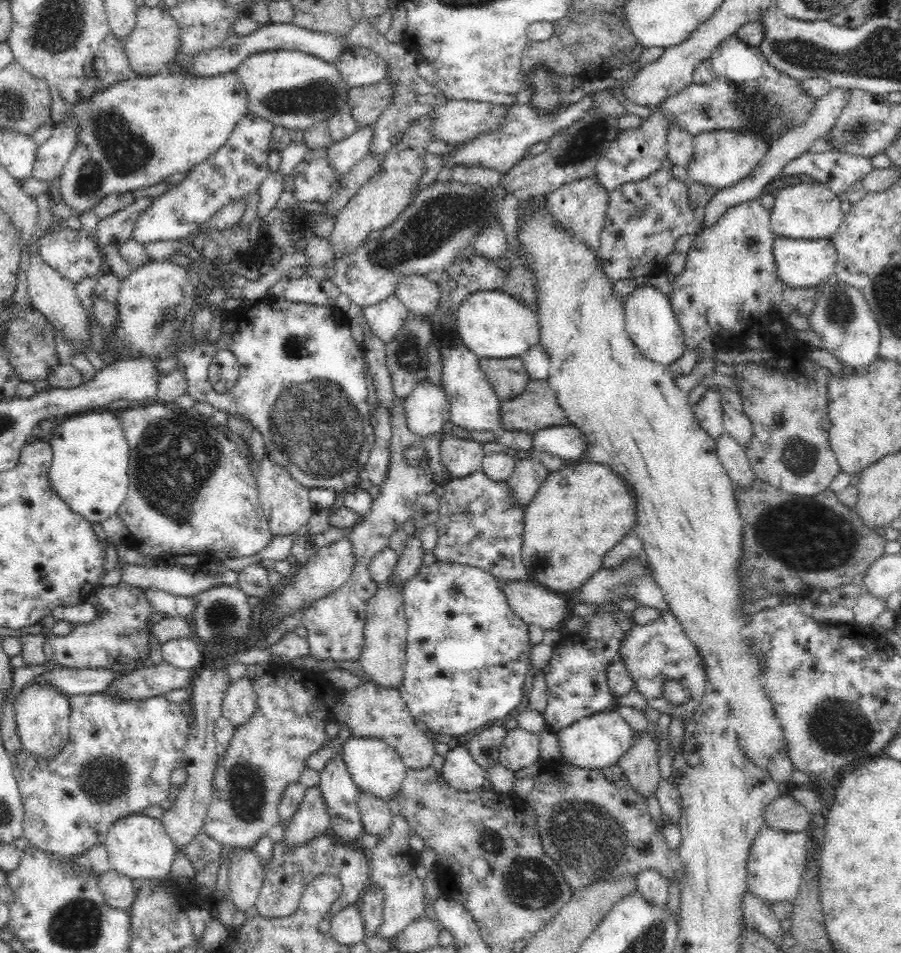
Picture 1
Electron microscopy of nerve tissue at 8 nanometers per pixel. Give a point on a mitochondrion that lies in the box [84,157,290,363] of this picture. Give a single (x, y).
(167, 319)

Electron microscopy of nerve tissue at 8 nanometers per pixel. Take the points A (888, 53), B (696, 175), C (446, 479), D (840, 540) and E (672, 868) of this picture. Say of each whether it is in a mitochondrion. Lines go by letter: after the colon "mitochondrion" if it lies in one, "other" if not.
A: mitochondrion
B: other
C: other
D: mitochondrion
E: other

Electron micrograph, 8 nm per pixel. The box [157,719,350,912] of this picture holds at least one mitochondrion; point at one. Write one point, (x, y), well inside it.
(247, 797)

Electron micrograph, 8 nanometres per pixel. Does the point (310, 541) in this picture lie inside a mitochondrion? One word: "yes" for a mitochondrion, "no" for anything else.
no

